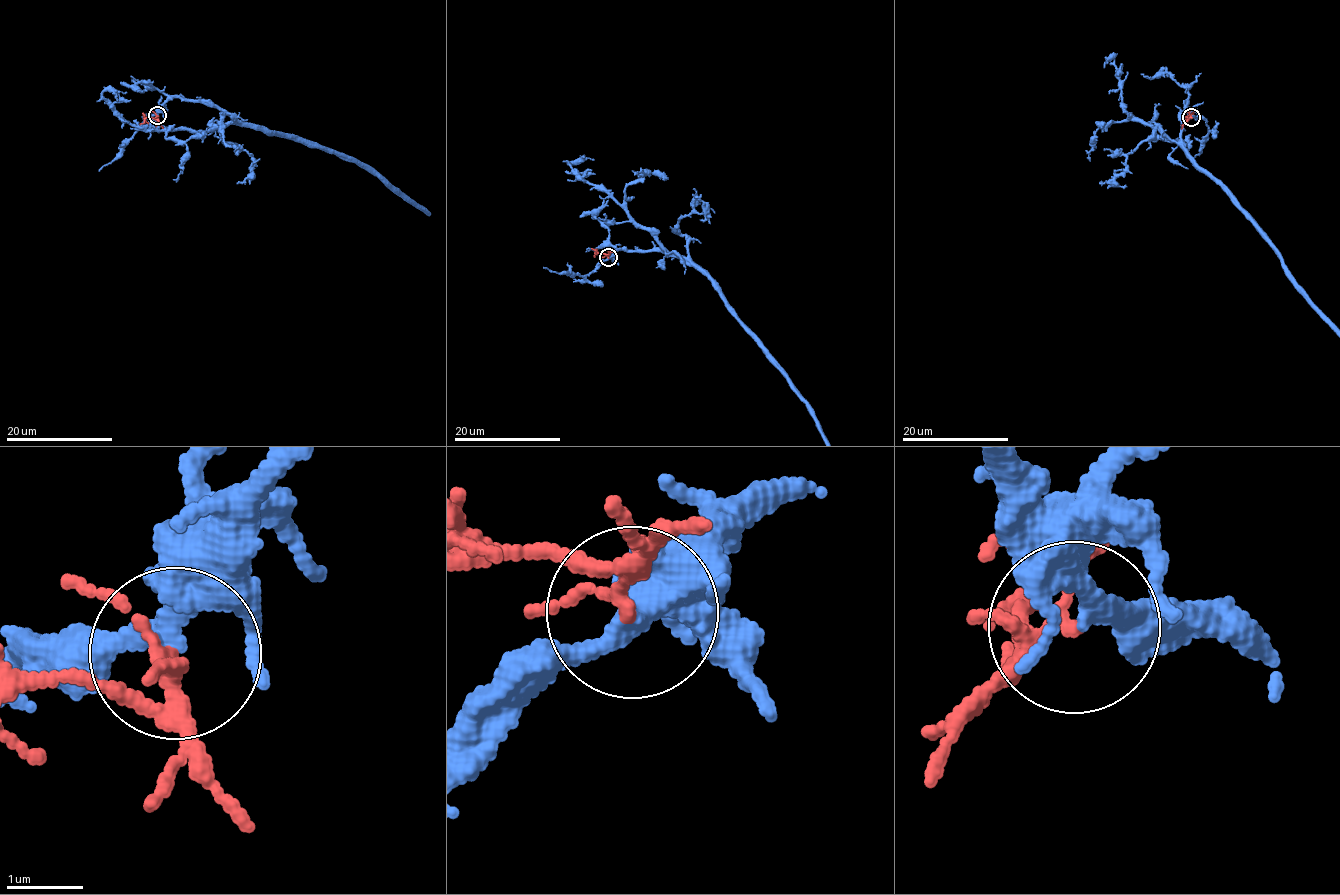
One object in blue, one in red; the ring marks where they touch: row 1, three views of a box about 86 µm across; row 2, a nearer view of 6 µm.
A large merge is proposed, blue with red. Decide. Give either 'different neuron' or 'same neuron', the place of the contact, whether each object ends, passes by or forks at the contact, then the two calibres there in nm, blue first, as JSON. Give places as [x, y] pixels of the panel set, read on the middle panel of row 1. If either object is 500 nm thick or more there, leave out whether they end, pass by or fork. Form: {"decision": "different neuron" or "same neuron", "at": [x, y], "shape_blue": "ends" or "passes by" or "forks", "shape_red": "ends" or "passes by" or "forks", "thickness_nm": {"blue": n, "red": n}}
{"decision": "different neuron", "at": [608, 257], "shape_blue": "passes by", "shape_red": "forks", "thickness_nm": {"blue": 280, "red": 120}}

